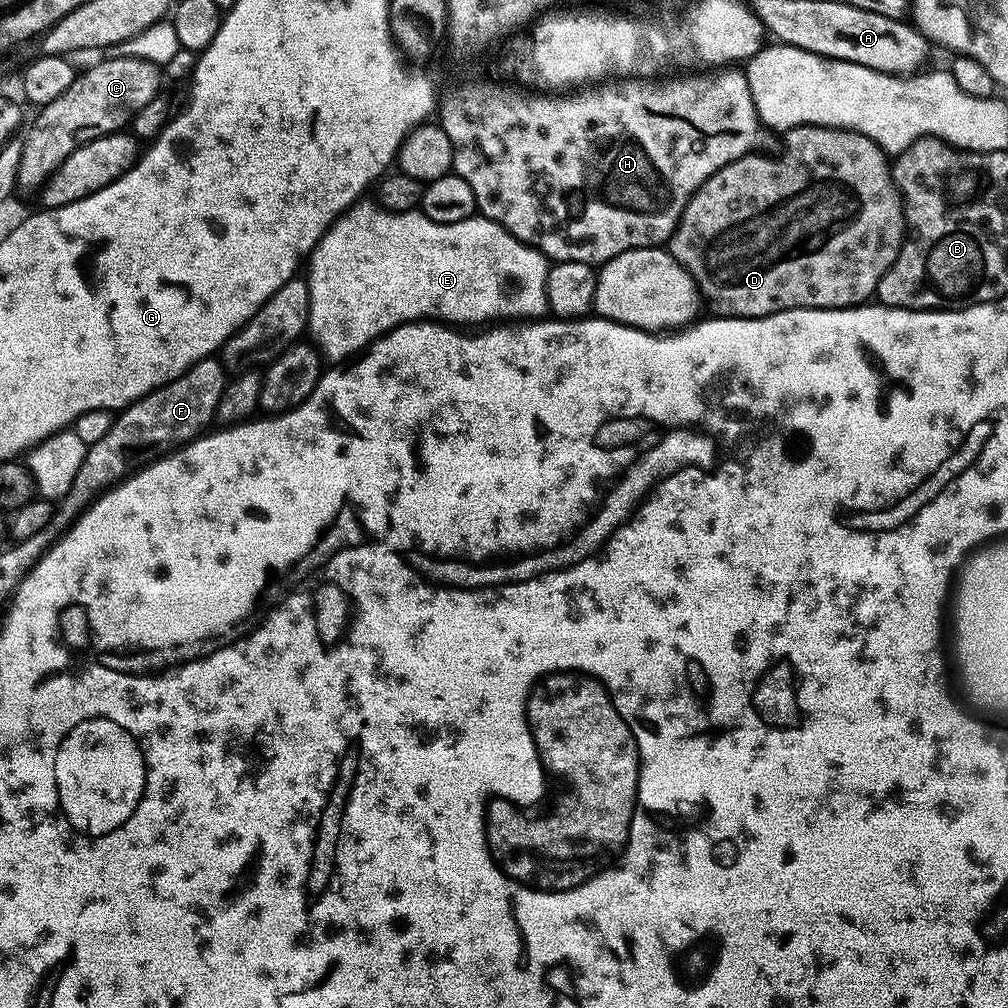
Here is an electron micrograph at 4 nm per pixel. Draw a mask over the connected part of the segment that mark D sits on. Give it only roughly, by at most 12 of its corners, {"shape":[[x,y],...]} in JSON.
{"shape":[[821,124],[722,166],[666,248],[717,317],[855,308],[889,153]]}

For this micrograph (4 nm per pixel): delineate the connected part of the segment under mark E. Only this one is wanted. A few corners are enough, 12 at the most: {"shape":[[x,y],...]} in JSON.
{"shape":[[357,202],[307,261],[328,362],[391,328],[540,318],[498,222]]}

